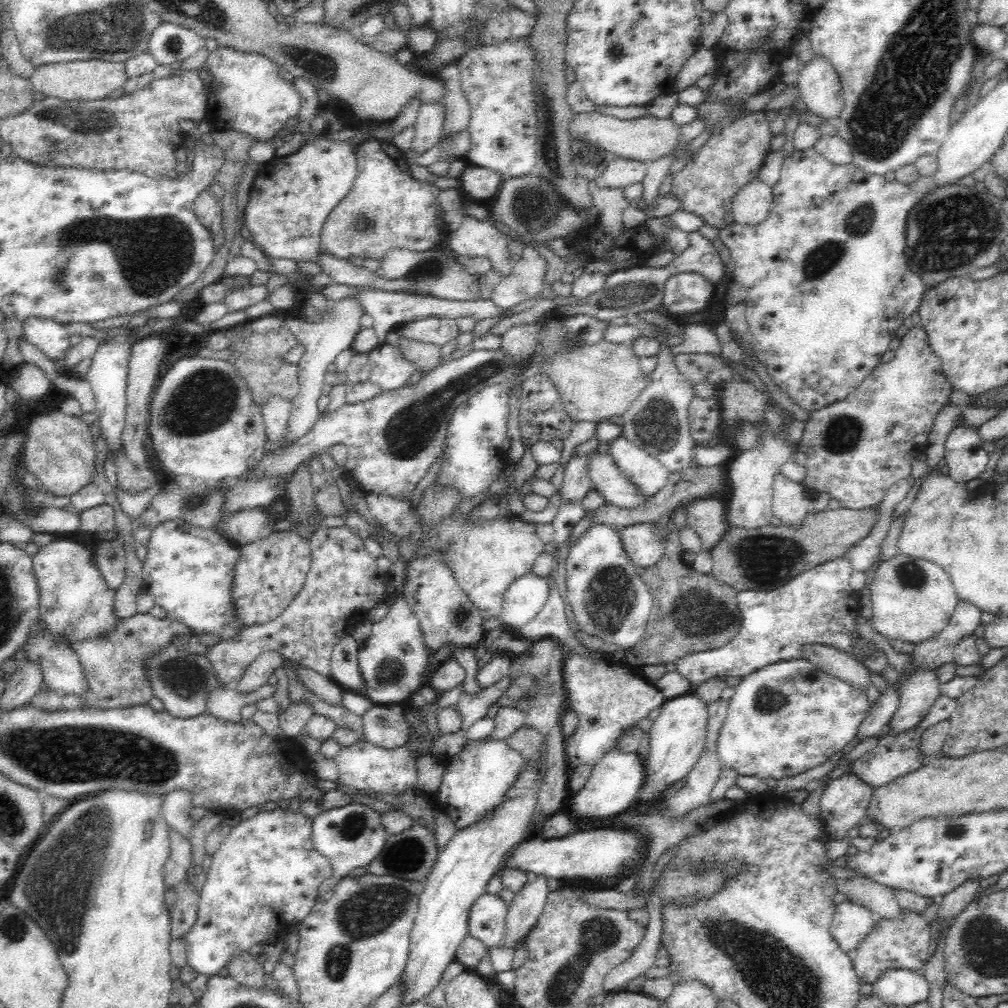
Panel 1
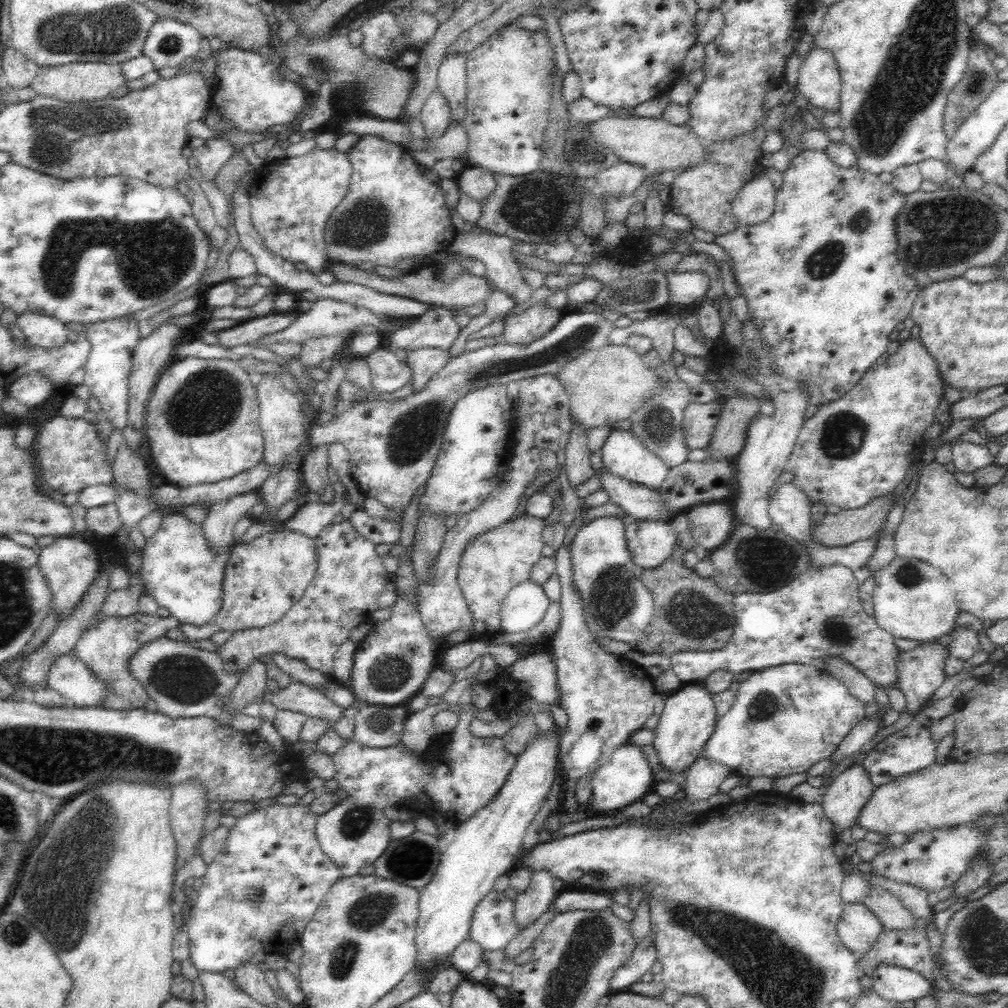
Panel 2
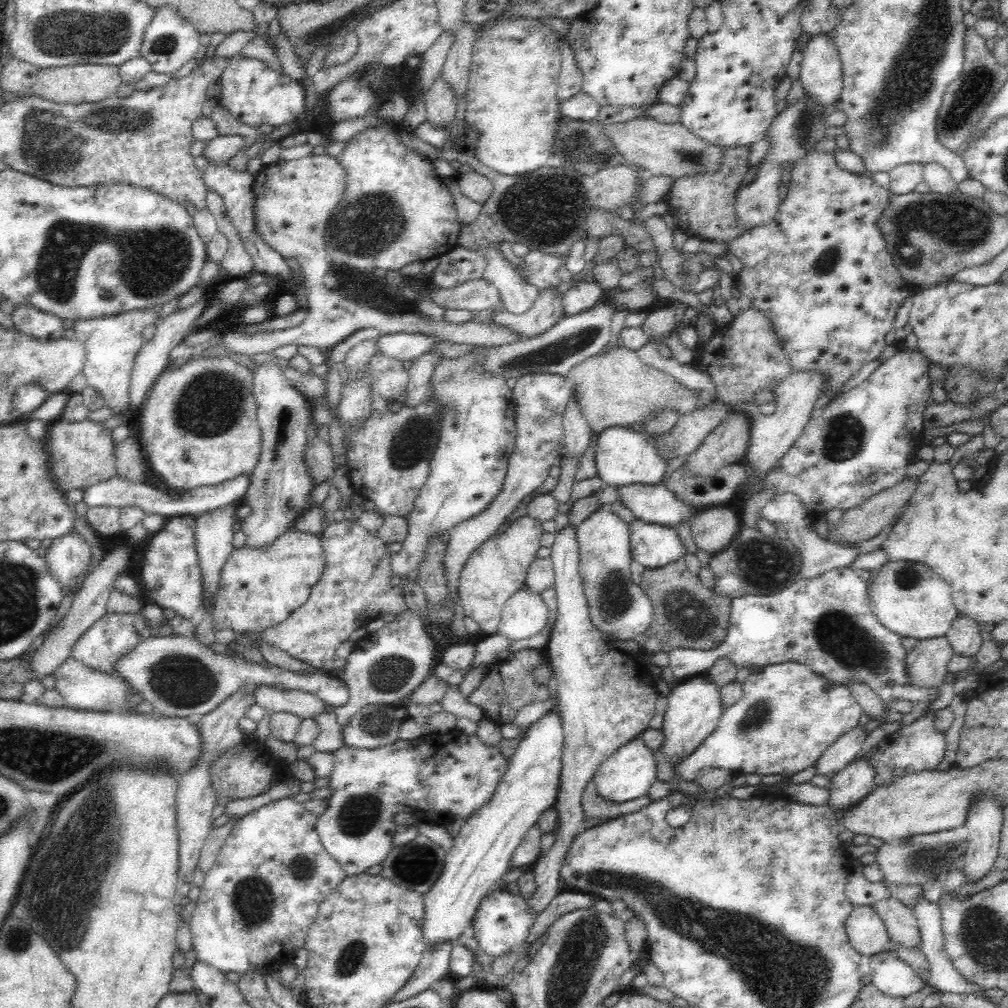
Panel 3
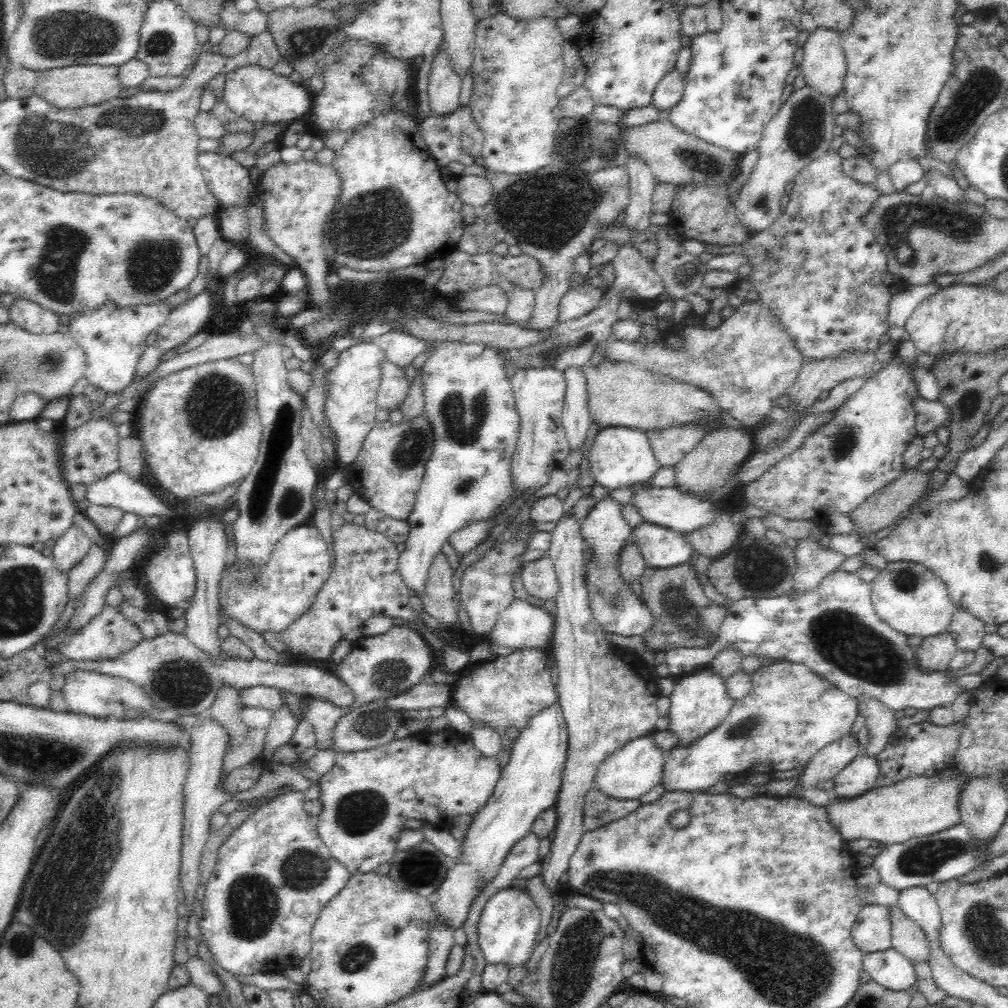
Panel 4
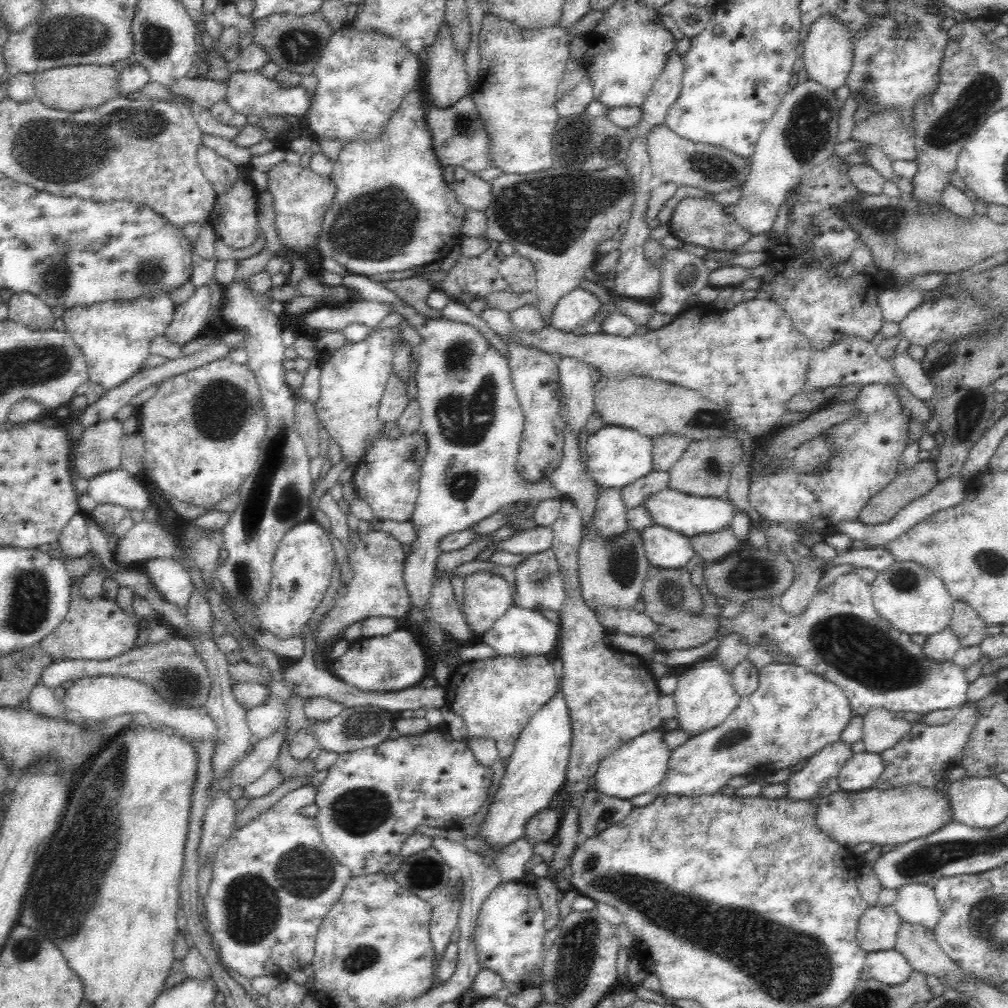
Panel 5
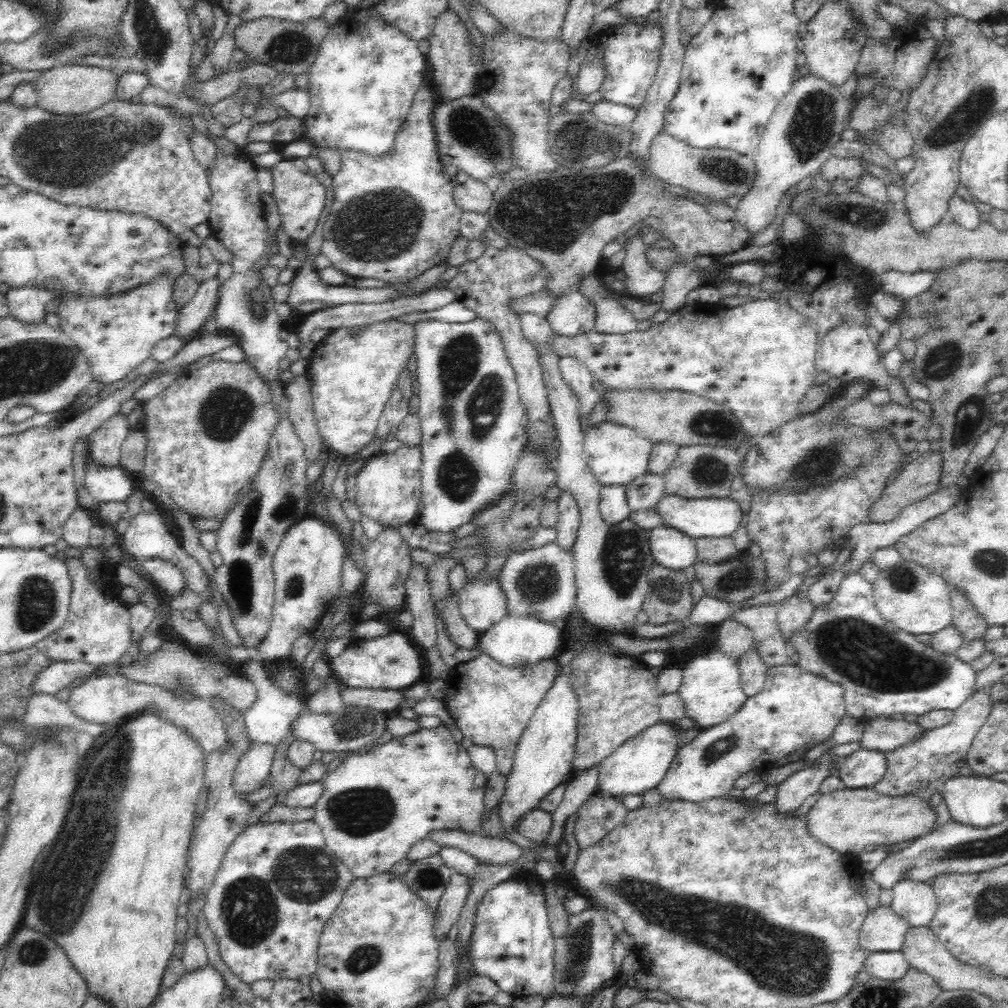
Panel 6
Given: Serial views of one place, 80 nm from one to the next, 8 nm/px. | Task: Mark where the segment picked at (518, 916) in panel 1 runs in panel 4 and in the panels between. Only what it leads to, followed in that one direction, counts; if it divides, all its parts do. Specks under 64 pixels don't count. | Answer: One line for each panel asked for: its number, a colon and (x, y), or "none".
2: (536, 900)
3: (606, 698)
4: (608, 695)

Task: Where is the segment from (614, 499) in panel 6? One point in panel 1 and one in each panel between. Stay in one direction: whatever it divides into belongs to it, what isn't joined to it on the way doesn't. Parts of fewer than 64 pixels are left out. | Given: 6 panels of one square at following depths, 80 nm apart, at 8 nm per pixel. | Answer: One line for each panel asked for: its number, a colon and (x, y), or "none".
1: (609, 599)
2: (617, 606)
3: (617, 606)
4: (617, 609)
5: (609, 519)

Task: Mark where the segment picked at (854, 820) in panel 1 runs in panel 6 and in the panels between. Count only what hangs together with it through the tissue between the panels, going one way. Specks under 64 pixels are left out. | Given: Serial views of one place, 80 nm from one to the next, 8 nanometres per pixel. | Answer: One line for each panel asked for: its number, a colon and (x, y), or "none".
2: (847, 793)
3: (848, 786)
4: (860, 775)
5: (861, 771)
6: (862, 769)

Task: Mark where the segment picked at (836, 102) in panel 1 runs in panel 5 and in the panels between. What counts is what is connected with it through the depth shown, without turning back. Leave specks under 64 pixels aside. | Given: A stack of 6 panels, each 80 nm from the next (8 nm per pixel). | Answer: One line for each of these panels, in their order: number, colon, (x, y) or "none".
2: (819, 80)
3: (821, 74)
4: (824, 65)
5: (827, 50)

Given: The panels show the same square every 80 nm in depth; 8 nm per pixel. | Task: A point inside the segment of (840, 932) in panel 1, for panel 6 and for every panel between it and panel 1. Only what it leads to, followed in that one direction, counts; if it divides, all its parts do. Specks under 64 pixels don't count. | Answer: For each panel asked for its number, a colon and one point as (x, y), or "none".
2: (859, 928)
3: (866, 929)
4: (871, 932)
5: (878, 927)
6: (883, 930)

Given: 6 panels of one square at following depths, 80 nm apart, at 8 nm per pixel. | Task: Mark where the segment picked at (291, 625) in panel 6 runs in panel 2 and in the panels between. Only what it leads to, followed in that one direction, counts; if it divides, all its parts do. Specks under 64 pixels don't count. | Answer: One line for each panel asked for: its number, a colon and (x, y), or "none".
2: (263, 578)
3: (259, 588)
4: (287, 585)
5: (304, 562)

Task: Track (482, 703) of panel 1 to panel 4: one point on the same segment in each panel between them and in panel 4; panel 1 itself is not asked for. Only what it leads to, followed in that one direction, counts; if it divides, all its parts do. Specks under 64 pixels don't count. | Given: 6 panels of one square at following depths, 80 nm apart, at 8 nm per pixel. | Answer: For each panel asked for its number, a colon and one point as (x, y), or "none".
2: (460, 773)
3: (452, 774)
4: (366, 798)

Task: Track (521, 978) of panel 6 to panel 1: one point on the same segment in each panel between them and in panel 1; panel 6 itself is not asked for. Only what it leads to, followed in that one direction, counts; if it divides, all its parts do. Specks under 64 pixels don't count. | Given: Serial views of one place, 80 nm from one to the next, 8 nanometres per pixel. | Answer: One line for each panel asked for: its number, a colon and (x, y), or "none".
1: (487, 918)
2: (493, 926)
3: (502, 923)
4: (509, 922)
5: (509, 935)

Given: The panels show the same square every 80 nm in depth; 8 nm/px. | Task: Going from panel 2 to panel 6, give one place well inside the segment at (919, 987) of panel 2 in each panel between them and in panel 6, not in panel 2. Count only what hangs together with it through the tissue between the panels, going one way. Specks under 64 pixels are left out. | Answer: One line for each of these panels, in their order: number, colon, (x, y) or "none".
3: (891, 975)
4: (893, 970)
5: (890, 966)
6: (884, 965)

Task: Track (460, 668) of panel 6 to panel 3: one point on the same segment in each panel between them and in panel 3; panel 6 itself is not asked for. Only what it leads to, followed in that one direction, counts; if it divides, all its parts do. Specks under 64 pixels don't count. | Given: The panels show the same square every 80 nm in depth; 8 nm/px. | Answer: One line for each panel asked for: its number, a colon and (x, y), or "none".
3: (509, 684)
4: (505, 692)
5: (496, 697)

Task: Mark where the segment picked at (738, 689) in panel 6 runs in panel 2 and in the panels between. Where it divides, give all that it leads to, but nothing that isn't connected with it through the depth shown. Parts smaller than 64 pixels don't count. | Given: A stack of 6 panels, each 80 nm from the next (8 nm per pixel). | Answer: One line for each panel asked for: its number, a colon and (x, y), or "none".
2: (688, 718)
3: (694, 707)
4: (700, 701)
5: (705, 697)

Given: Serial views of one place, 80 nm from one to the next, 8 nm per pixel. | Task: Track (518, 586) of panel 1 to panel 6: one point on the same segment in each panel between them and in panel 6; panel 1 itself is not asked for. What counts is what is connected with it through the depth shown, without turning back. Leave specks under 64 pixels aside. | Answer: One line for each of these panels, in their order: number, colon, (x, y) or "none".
2: (525, 606)
3: (525, 615)
4: (522, 626)
5: (521, 632)
6: (515, 641)

